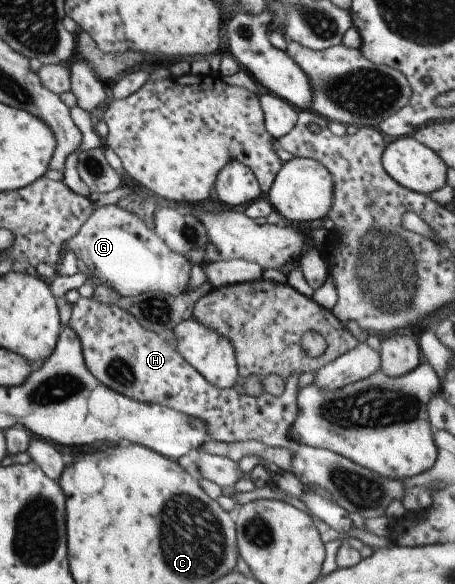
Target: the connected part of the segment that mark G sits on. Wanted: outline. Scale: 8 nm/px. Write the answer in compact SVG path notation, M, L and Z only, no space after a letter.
M116 205L95 208L90 218L80 227L78 234L66 242L64 253L67 250L74 252L76 258L86 264L91 274L101 280L101 284L112 286L120 296L136 296L152 291L180 296L189 292L186 286L190 284L190 272L195 269L187 256L168 248L162 238L149 230L138 214L132 214Z

